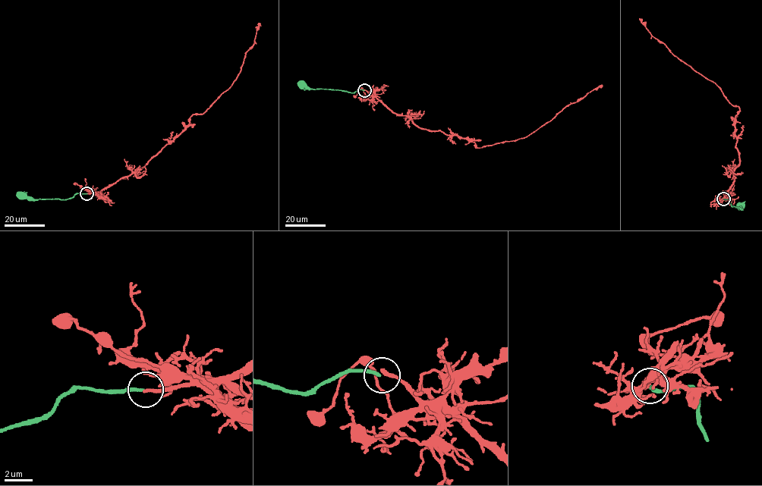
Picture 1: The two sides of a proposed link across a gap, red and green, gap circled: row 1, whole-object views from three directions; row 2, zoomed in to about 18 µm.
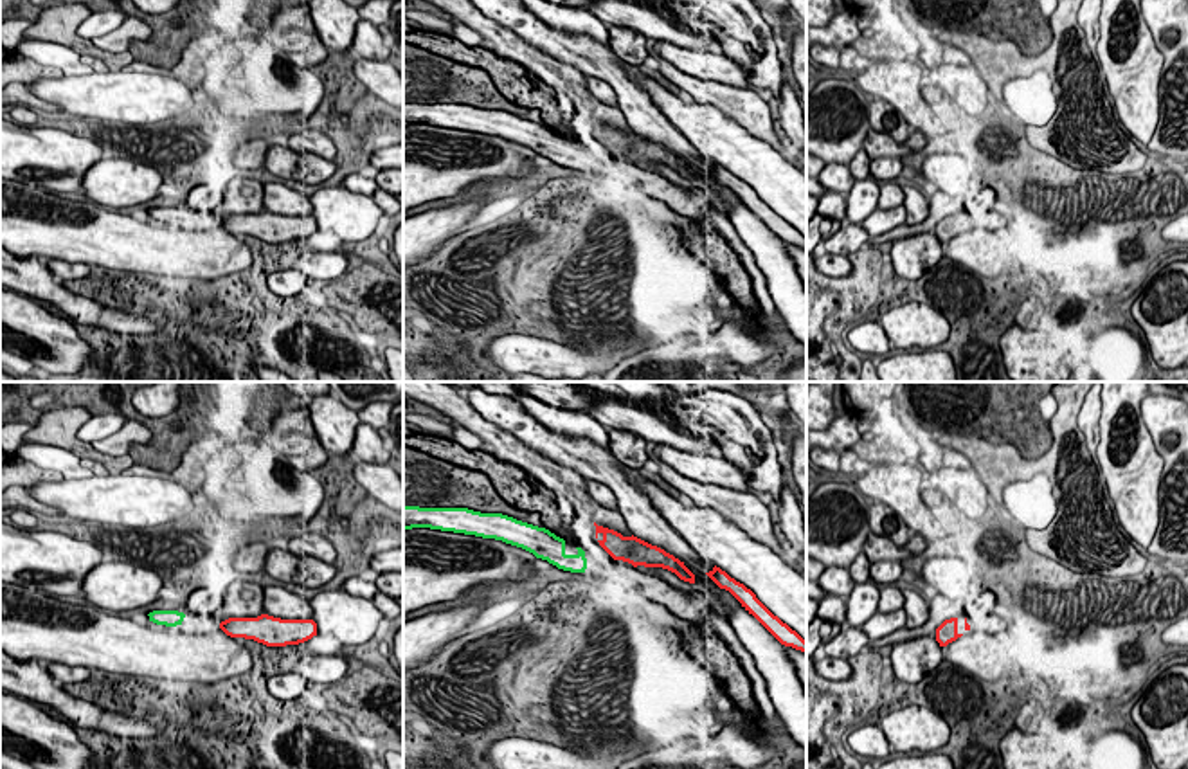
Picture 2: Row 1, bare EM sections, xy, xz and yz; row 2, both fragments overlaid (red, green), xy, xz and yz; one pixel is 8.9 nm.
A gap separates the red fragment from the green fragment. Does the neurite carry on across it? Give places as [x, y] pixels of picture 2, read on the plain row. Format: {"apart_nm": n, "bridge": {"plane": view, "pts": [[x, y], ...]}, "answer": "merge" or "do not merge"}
{"apart_nm": 160, "bridge": {"plane": "xz", "pts": [[600, 141], [584, 148]]}, "answer": "do not merge"}

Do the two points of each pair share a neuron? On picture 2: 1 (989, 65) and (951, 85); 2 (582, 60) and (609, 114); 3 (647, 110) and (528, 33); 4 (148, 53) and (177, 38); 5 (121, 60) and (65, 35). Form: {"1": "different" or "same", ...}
{"1": "different", "2": "different", "3": "same", "4": "same", "5": "same"}

